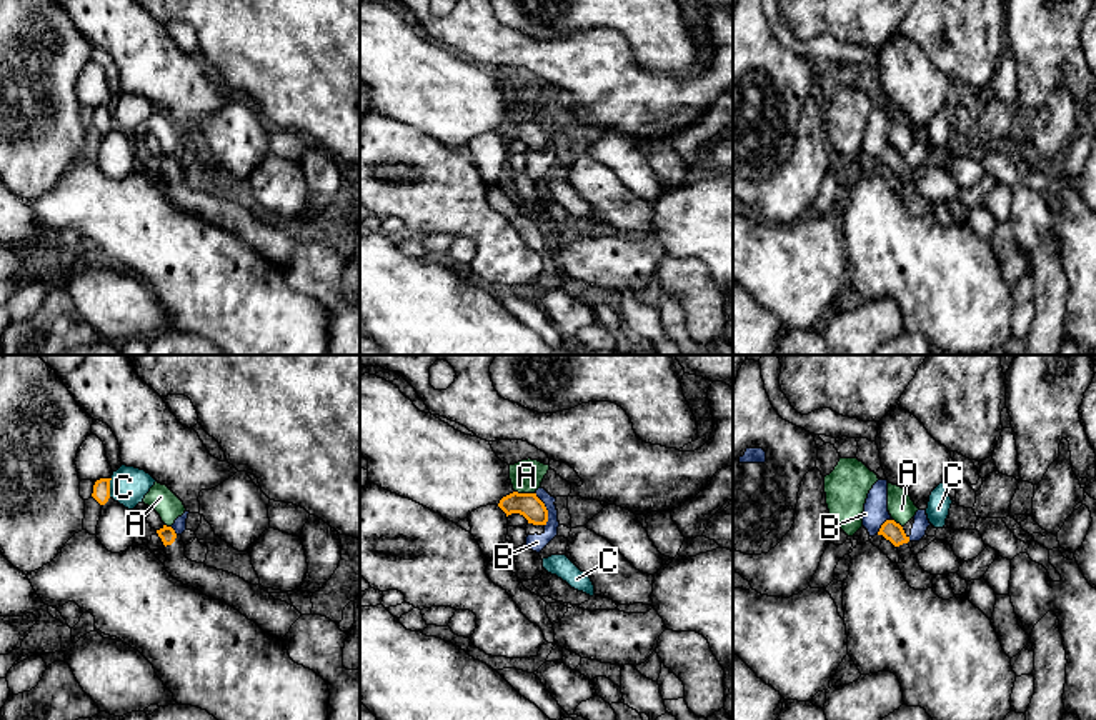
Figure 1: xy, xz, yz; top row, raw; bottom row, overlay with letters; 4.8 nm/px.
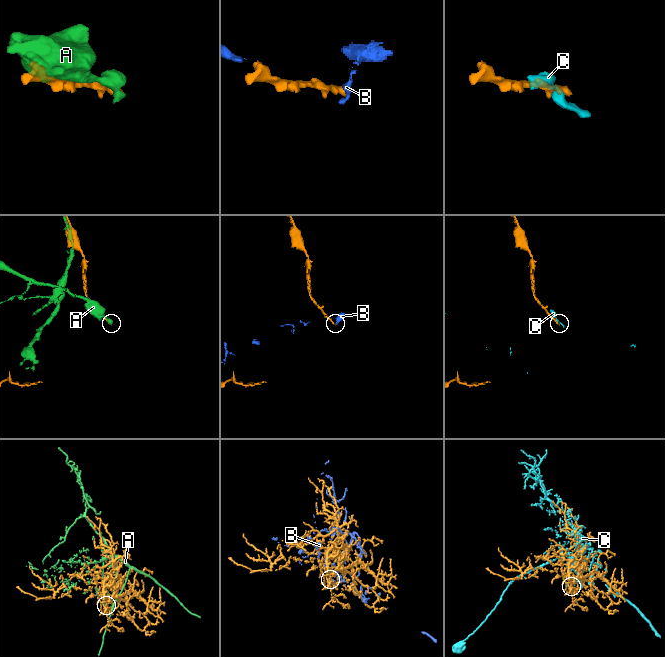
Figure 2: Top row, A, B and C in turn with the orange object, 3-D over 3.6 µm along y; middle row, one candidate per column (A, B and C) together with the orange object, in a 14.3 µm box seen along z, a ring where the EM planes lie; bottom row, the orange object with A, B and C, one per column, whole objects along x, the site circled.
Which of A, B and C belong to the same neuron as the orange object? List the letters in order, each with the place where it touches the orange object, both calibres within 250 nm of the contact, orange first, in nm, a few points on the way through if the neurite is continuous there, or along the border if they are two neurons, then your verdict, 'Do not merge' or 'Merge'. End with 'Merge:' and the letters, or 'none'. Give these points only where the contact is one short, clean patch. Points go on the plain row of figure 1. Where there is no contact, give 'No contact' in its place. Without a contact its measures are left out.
A: Touches orange at xz (525, 120). Thickness 120 nm (orange) against 160 nm. Do not merge
B: Touches orange at xz (545, 135). Thickness 120 nm (orange) against 80 nm. Boundary: xz (535, 119), (547, 137), (545, 152). Do not merge
C: Touches orange at xy (109, 115). Thickness 80 nm (orange) against 190 nm. Do not merge
Merge: none

